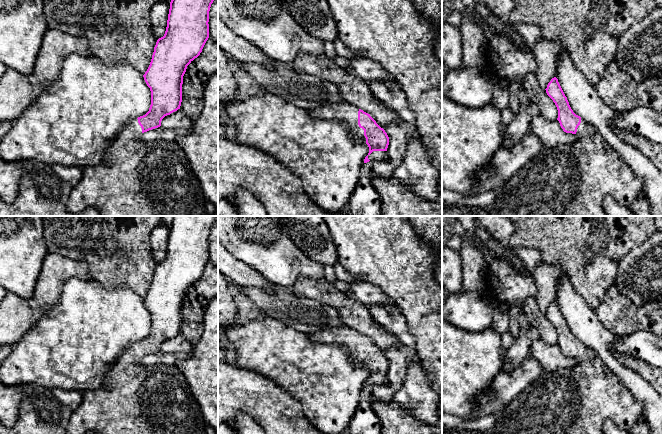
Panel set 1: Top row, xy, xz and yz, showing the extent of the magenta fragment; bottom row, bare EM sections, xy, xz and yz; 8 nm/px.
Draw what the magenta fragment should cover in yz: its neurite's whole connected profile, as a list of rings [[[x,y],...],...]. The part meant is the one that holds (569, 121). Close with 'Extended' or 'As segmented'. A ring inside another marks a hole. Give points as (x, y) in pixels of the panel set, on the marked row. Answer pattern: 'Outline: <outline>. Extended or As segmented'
Outline: [[[556,77],[545,90],[557,107],[561,128],[575,134],[577,140],[570,145],[543,147],[496,190],[495,200],[489,207],[490,216],[607,216],[603,208],[606,196],[626,206],[643,198],[643,179],[631,170],[594,126],[573,112]]]. Extended

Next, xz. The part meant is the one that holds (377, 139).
Outline: [[[347,102],[332,103],[310,110],[310,115],[318,120],[344,121],[351,135],[369,147],[369,153],[365,157],[364,163],[387,159],[386,151],[389,145],[387,133],[370,114],[358,107]]]. Extended

